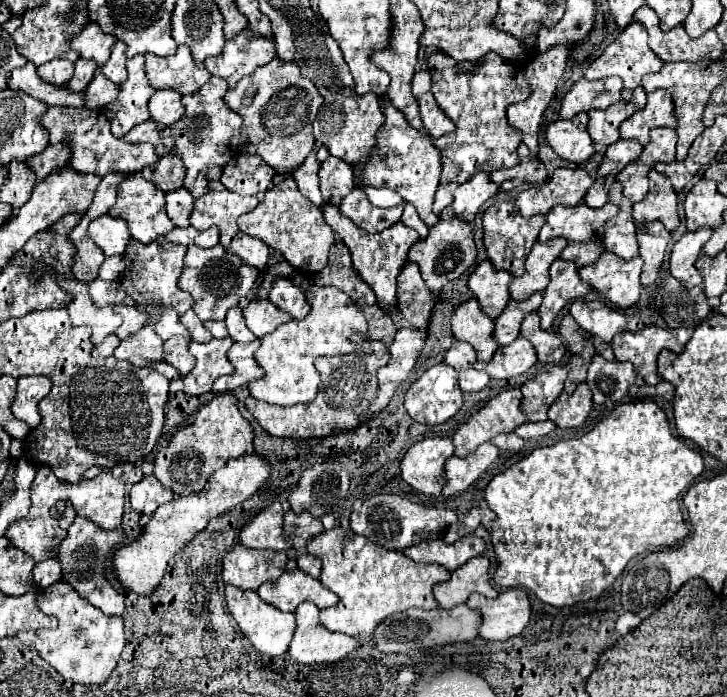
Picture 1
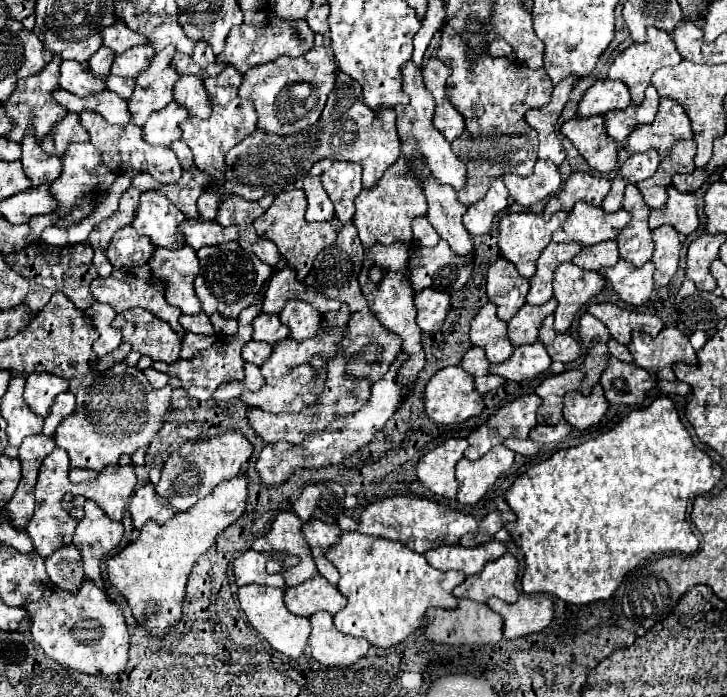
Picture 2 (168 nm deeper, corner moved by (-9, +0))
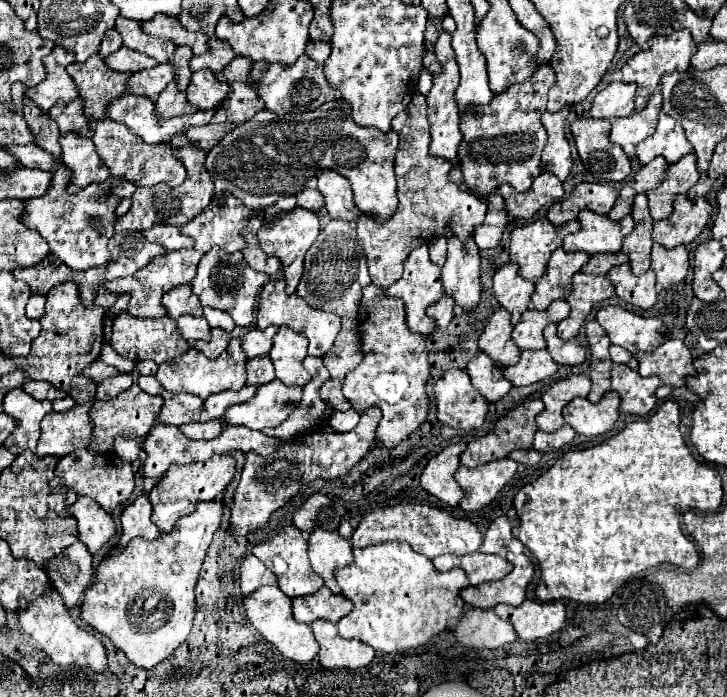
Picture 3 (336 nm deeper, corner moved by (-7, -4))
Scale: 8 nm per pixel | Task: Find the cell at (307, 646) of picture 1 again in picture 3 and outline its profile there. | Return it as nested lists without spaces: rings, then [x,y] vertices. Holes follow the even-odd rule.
[[[317,620],[313,626],[315,640],[319,642],[319,660],[328,670],[359,670],[373,662],[375,650],[359,640],[345,640],[339,636],[337,626],[327,620]]]

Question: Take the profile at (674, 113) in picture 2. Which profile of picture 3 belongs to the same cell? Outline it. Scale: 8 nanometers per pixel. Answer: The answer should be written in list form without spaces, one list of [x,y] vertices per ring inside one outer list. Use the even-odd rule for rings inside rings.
[[[661,112],[655,134],[637,146],[637,158],[641,164],[649,164],[655,156],[665,156],[669,164],[675,164],[691,150],[693,148],[685,138],[685,130],[681,128],[681,124]]]

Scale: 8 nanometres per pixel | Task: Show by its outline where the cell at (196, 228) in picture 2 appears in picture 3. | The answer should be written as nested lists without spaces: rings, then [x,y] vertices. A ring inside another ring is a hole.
[[[225,190],[211,200],[211,204],[201,212],[201,216],[195,216],[189,224],[185,224],[181,232],[195,238],[195,250],[199,252],[209,252],[213,246],[223,248],[225,252],[237,252],[237,250],[243,250],[241,228],[245,226],[245,220],[249,216],[263,216],[263,210],[247,208],[245,204],[241,204],[241,200],[237,200],[231,192]]]

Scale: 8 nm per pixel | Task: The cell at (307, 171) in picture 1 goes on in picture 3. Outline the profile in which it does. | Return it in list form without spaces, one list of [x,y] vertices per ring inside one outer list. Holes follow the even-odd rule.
[[[301,190],[297,194],[297,206],[311,212],[319,212],[323,208],[323,196],[317,190]]]

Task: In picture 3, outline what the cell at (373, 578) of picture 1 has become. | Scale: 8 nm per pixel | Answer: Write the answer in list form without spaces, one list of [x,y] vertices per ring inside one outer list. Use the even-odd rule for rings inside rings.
[[[385,542],[367,548],[355,548],[353,556],[355,560],[351,566],[339,568],[335,572],[341,594],[353,602],[353,610],[337,622],[339,634],[343,638],[361,640],[373,646],[377,652],[401,652],[429,642],[449,626],[451,618],[459,618],[463,614],[463,600],[459,592],[469,586],[469,580],[461,568],[437,572],[429,558],[413,552],[405,542]]]

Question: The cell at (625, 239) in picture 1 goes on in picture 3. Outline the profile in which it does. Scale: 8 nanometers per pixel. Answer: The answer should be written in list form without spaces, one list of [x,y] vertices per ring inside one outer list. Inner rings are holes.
[[[645,194],[635,196],[631,216],[635,220],[635,230],[625,238],[621,252],[625,252],[629,256],[629,264],[633,268],[633,274],[641,276],[651,266],[651,246],[653,246],[653,238],[651,238],[653,218],[649,214]]]

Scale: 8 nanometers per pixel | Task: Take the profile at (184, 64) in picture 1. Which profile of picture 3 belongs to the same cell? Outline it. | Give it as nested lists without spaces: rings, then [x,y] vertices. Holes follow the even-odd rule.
[[[215,36],[211,38],[211,48],[209,52],[205,52],[203,56],[193,56],[191,60],[191,68],[199,70],[199,68],[209,68],[213,72],[221,72],[235,56],[233,50],[229,48],[229,44],[221,44]]]

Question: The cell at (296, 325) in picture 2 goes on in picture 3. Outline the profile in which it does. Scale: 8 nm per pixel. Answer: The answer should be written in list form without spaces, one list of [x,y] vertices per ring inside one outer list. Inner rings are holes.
[[[279,328],[273,336],[273,348],[269,358],[275,366],[277,380],[285,386],[305,386],[311,380],[311,374],[303,368],[303,358],[307,356],[307,340],[289,328]]]

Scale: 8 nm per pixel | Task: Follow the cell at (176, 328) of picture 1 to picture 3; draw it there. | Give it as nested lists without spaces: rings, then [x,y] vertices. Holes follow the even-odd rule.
[[[197,250],[167,252],[167,256],[155,258],[151,264],[141,268],[137,274],[129,276],[129,278],[119,278],[119,280],[105,282],[103,286],[109,292],[115,292],[115,294],[129,294],[131,296],[129,312],[133,316],[139,316],[139,318],[161,318],[161,316],[167,316],[163,304],[161,304],[161,296],[167,290],[171,290],[173,286],[181,284],[181,282],[191,282],[195,278],[195,274],[197,274],[197,264],[199,264],[201,256],[203,256],[203,252],[197,252]]]

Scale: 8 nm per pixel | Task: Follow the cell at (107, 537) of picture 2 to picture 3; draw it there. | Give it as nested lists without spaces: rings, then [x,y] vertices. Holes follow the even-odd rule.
[[[79,496],[69,512],[79,522],[79,540],[87,546],[91,554],[95,554],[105,542],[115,536],[113,518],[91,498]]]

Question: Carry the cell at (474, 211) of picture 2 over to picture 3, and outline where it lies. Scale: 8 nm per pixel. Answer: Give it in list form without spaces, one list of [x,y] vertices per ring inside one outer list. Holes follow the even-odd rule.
[[[491,194],[485,222],[481,226],[477,226],[477,230],[475,230],[477,248],[495,248],[495,246],[499,246],[507,222],[509,222],[509,218],[507,218],[501,196]]]

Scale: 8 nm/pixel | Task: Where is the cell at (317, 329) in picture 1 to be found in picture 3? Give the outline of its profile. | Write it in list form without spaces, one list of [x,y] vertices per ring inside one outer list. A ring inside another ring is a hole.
[[[273,380],[259,386],[249,402],[231,406],[223,418],[229,426],[247,426],[251,430],[279,426],[299,406],[301,392],[301,388],[283,386],[279,380]]]

